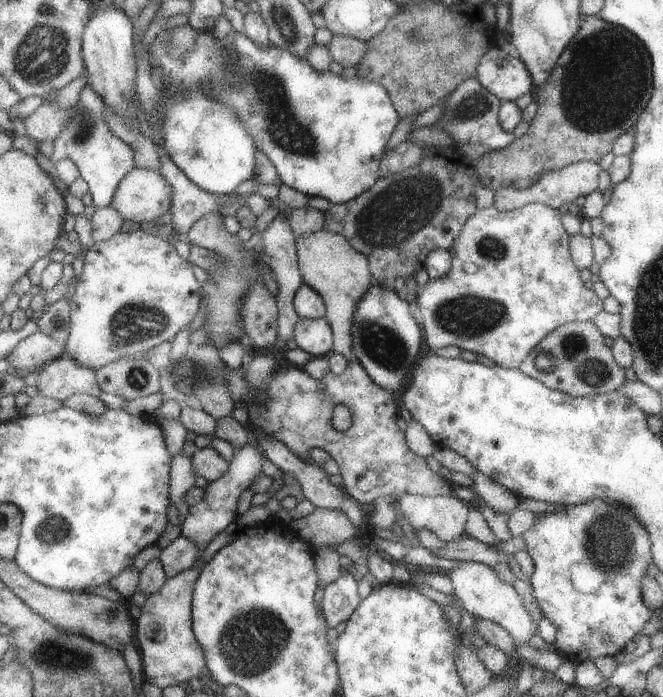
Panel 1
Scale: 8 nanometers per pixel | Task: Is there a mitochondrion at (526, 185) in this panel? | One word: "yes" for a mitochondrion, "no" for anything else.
no

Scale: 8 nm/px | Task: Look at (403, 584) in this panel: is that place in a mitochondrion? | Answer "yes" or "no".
no

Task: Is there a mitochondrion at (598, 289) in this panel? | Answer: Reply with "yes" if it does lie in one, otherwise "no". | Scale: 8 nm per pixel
no

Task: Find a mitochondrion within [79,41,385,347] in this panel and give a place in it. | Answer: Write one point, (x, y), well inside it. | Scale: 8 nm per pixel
(266, 87)

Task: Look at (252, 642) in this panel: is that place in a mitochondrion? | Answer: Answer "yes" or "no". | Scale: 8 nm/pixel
yes

